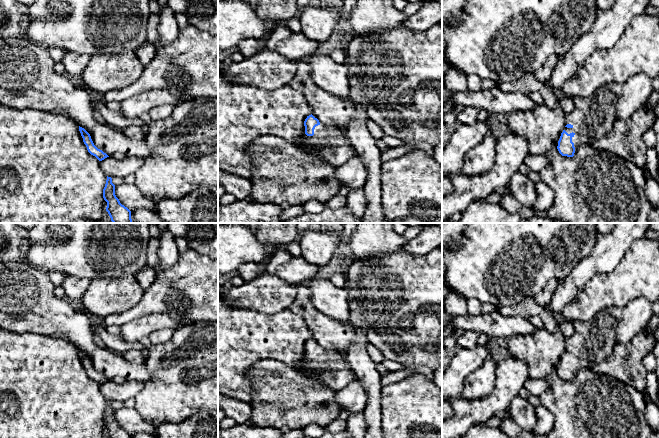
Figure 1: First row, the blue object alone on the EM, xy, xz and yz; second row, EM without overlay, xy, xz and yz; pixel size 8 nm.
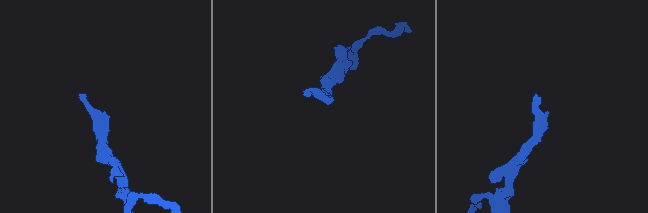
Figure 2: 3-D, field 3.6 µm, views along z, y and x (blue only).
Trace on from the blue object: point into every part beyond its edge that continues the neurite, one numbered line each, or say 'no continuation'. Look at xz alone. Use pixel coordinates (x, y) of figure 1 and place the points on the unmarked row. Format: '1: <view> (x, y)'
1: xz (330, 368)

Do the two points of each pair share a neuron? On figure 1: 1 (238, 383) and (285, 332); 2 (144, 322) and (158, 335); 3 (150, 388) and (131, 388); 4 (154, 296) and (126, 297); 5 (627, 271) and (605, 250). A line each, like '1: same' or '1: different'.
1: same
2: different
3: different
4: different
5: different

